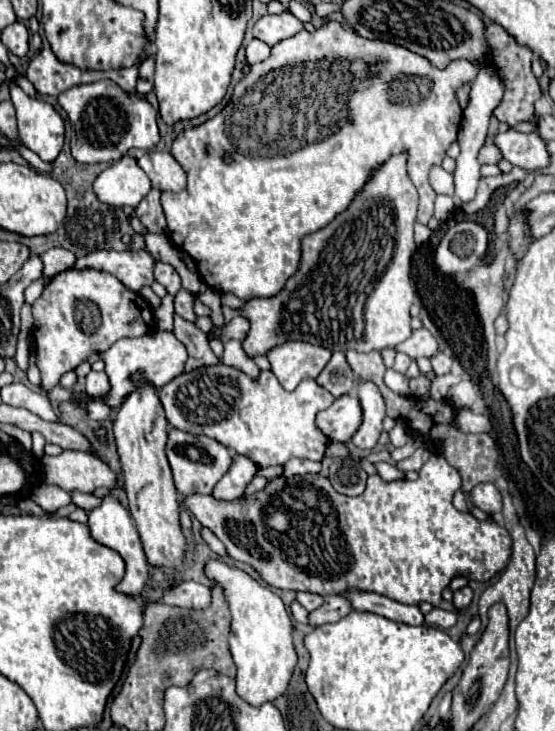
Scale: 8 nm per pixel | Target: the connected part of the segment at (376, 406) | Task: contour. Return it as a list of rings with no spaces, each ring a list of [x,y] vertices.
[[[357,380],[357,398],[363,410],[363,420],[355,436],[361,436],[361,450],[373,450],[383,430],[385,400],[379,388],[369,380]]]

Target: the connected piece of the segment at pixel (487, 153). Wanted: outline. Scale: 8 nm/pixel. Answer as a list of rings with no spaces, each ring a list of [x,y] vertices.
[[[485,144],[485,146],[479,150],[479,156],[477,156],[477,160],[479,160],[481,164],[495,164],[499,158],[501,158],[501,152],[495,148],[495,144]]]

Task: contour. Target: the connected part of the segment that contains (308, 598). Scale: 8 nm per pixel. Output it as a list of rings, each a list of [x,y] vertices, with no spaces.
[[[297,592],[297,602],[305,610],[315,610],[315,608],[319,608],[319,604],[323,604],[323,596],[311,594],[311,592]]]

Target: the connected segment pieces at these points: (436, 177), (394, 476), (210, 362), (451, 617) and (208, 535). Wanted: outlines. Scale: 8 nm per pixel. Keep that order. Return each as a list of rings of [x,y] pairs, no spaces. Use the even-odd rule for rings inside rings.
[[[441,166],[431,168],[429,180],[431,180],[431,186],[433,186],[433,190],[437,194],[449,194],[449,196],[453,196],[453,176],[449,172],[445,172]]]
[[[379,462],[374,466],[379,476],[381,476],[381,478],[387,482],[403,479],[405,477],[405,474],[399,471],[395,465],[391,465],[387,462]]]
[[[174,314],[173,333],[178,340],[187,346],[189,360],[185,364],[185,372],[191,372],[201,366],[215,366],[219,364],[219,358],[211,352],[207,334],[199,330],[192,322],[187,322]]]
[[[433,608],[429,614],[425,614],[425,624],[427,626],[435,626],[435,628],[451,628],[457,622],[457,614],[455,612],[445,612],[441,608]]]
[[[203,528],[203,538],[205,538],[205,542],[209,544],[209,548],[215,552],[215,554],[219,554],[219,556],[227,556],[227,550],[225,550],[225,546],[223,546],[223,542],[211,532],[211,530],[207,530],[207,528]]]

